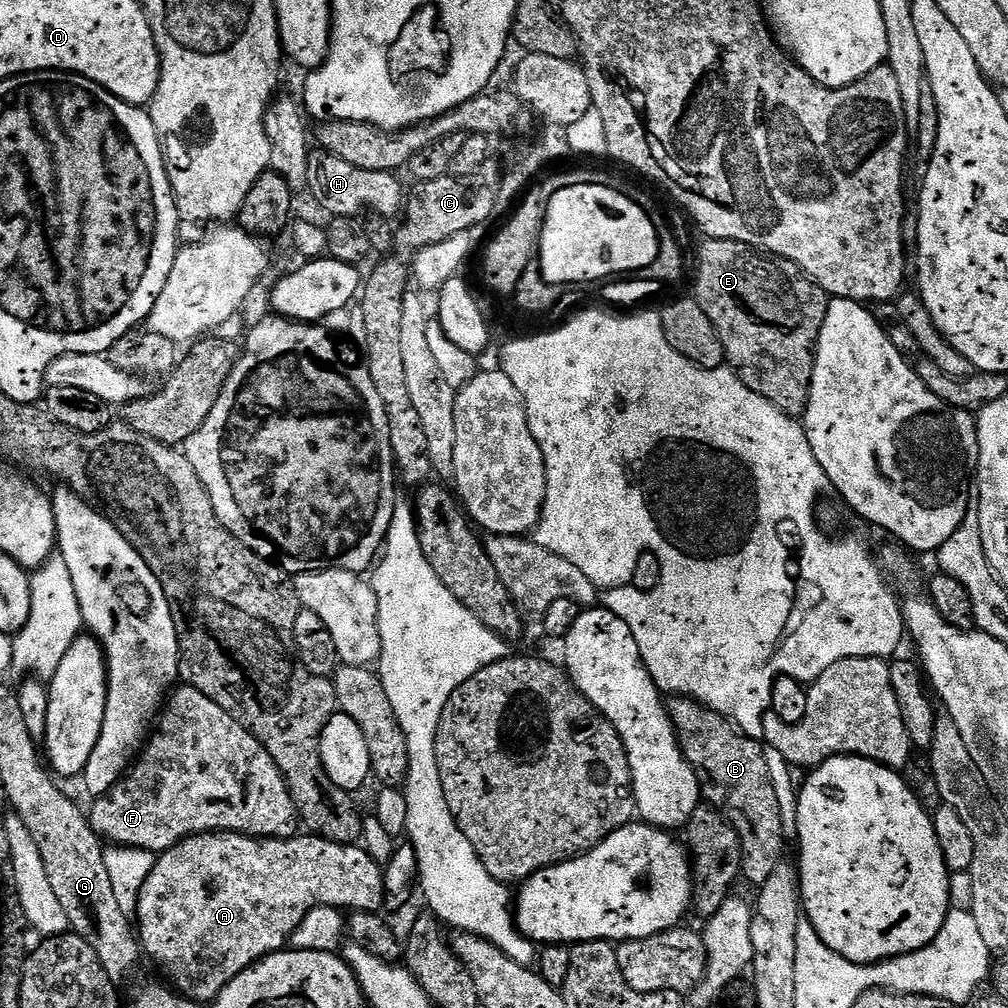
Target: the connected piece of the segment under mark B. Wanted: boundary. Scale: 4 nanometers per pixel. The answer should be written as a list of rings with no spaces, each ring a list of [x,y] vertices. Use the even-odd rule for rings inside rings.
[[[676,698],[673,704],[671,701],[670,715],[684,755],[697,773],[702,774],[707,787],[708,784],[712,787],[712,796],[717,800],[713,801],[729,813],[737,812],[744,819],[746,876],[756,886],[764,885],[781,867],[783,860],[780,859],[784,856],[784,820],[780,817],[780,796],[772,781],[772,764],[764,753],[765,745],[747,736],[727,716],[720,715],[696,698]]]

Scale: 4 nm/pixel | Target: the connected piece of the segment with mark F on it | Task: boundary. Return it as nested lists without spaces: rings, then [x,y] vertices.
[[[177,687],[167,697],[158,727],[131,771],[111,792],[95,801],[92,812],[90,808],[97,834],[105,841],[112,840],[108,842],[113,845],[141,848],[153,854],[163,854],[188,836],[204,832],[237,832],[262,840],[286,840],[297,835],[302,824],[300,813],[271,754],[218,702],[206,698],[197,688],[184,687]]]

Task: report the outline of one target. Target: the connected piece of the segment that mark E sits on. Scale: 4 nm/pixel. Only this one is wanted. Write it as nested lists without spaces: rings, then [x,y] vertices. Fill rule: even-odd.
[[[737,240],[703,241],[700,248],[700,273],[696,276],[696,292],[708,316],[716,323],[716,328],[724,337],[726,352],[740,363],[739,371],[748,387],[755,388],[766,400],[784,409],[796,418],[807,412],[812,398],[812,372],[816,369],[816,344],[820,341],[820,331],[826,322],[828,306],[812,306],[814,296],[824,293],[824,289],[803,272],[799,264],[781,256],[771,255],[751,244]]]

